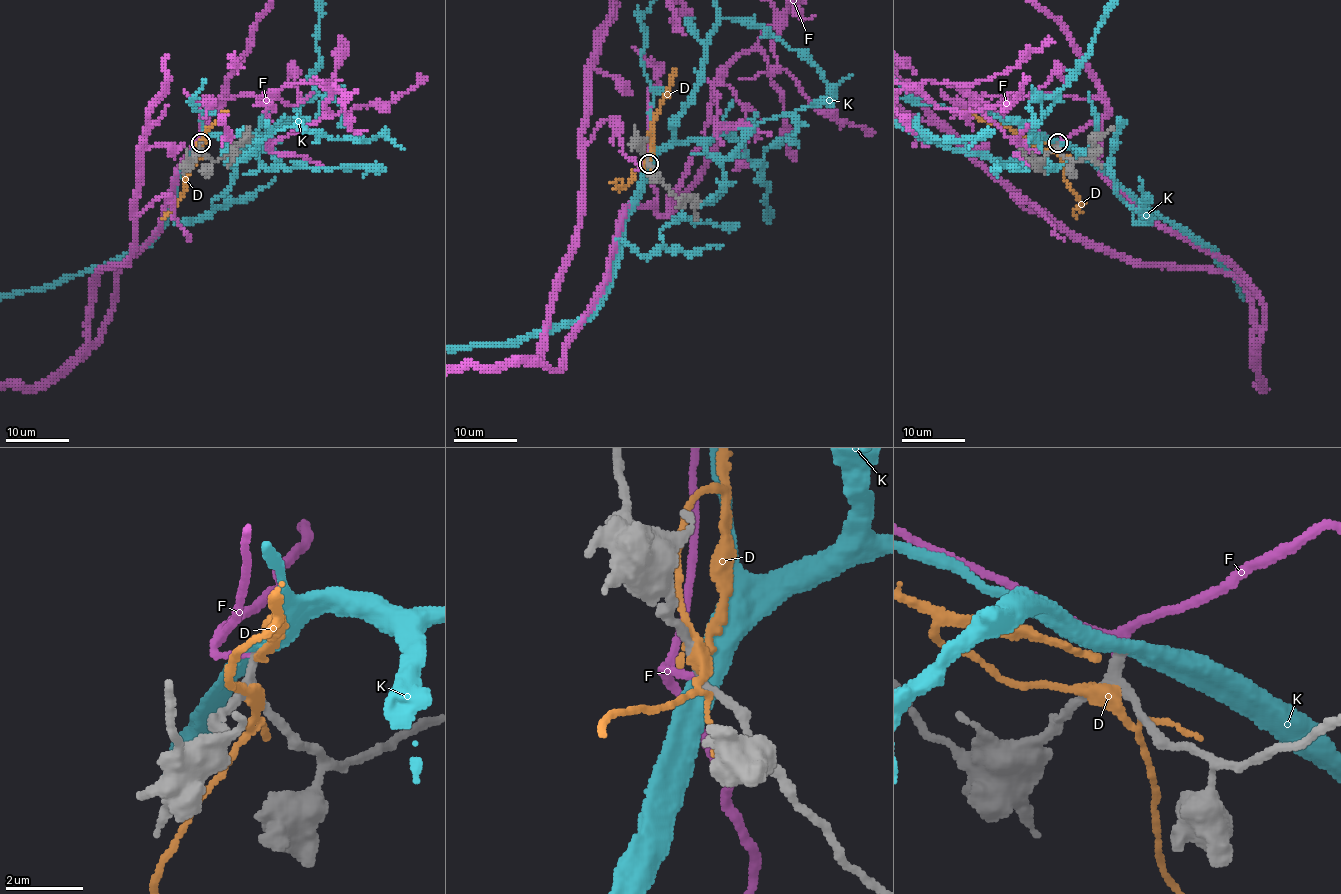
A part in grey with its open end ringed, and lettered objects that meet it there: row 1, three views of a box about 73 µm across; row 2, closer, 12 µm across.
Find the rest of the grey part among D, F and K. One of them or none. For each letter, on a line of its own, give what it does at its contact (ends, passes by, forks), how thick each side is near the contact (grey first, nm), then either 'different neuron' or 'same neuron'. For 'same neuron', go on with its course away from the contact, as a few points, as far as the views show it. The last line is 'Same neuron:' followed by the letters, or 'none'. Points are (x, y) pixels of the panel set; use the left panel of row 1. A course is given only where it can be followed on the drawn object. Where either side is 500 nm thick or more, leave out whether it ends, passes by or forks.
D: it forks there; 240 nm thick on the grey side, 260 nm on the other; different neuron
F: it ends there; 200 nm thick on the grey side, 190 nm on the other; same neuron
K: it passes by; 190 nm thick on the grey side, 480 nm on the other; different neuron
Same neuron: F

